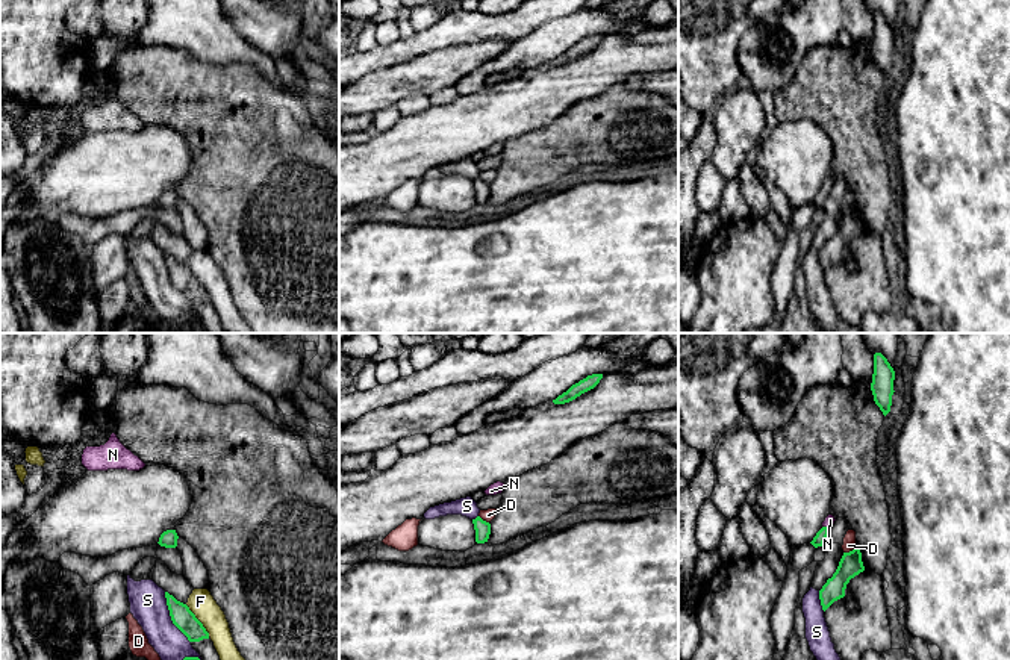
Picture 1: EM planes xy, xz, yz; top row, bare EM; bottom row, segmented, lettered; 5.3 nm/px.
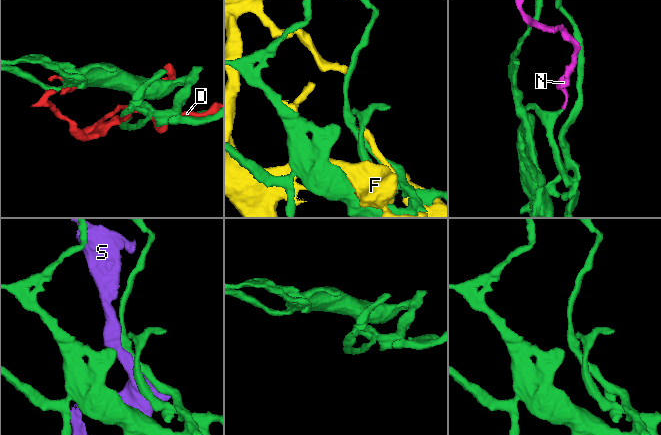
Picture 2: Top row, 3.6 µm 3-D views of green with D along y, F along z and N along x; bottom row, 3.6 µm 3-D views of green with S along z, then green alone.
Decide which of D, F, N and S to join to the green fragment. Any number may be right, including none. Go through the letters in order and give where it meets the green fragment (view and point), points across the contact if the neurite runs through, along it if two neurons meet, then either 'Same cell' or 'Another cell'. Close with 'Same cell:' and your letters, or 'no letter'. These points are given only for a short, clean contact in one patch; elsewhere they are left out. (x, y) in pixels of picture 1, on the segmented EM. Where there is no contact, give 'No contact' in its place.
D: Touches green at yz (850, 551). Another cell
F: Touches green at xy (199, 621). Another cell
N: Touches green at yz (826, 527). Same cell
S: Touches green at xy (171, 618). Another cell
Same cell: N

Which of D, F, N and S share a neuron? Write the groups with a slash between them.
D / F / N / S

